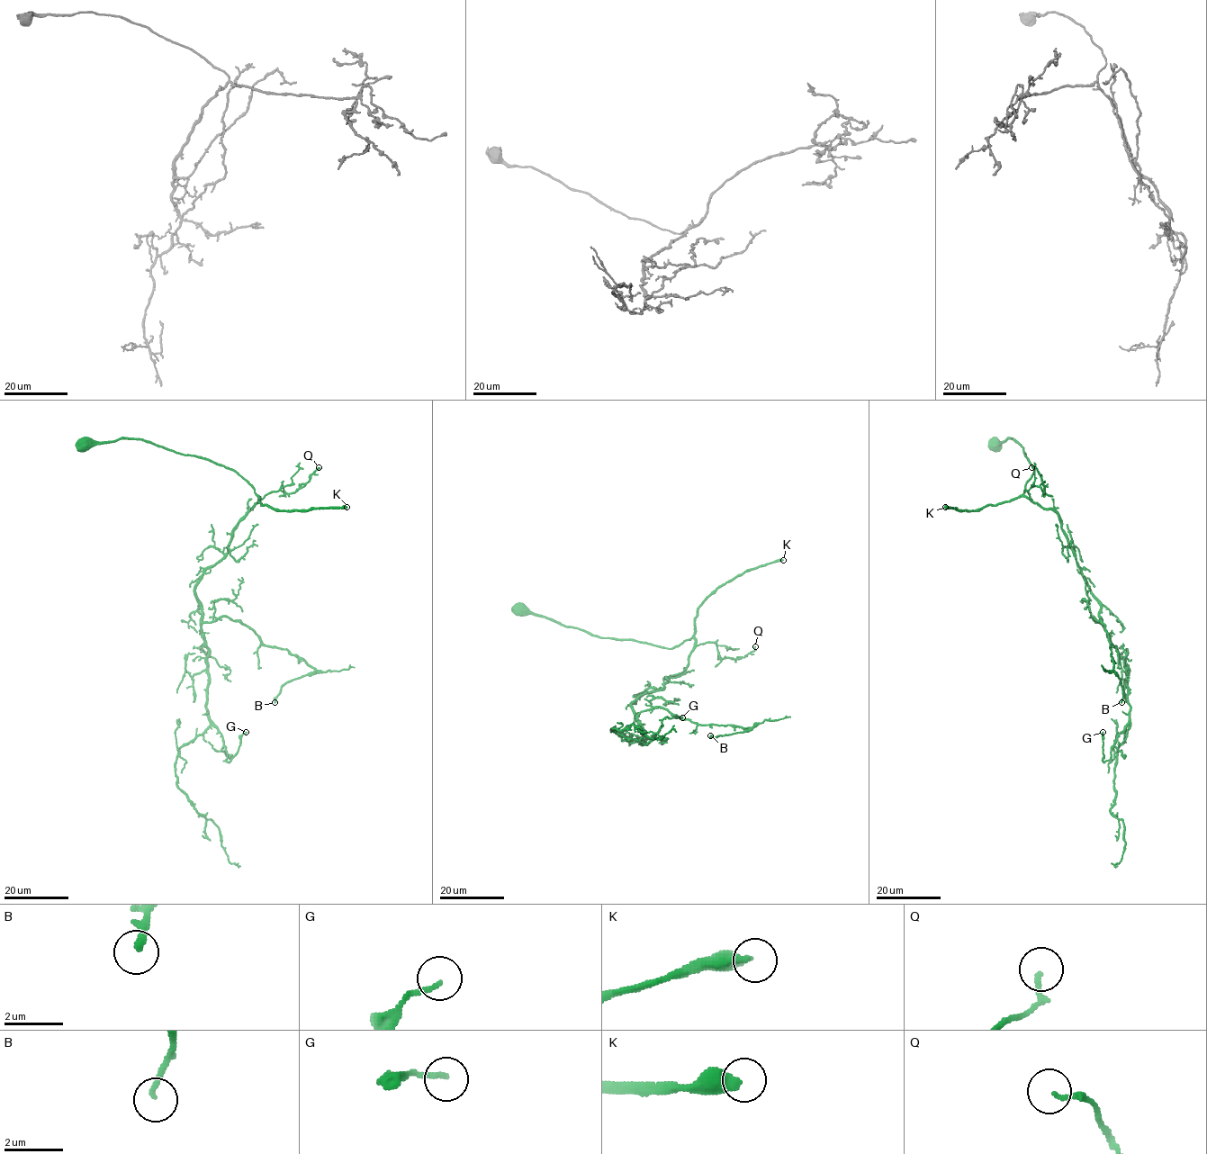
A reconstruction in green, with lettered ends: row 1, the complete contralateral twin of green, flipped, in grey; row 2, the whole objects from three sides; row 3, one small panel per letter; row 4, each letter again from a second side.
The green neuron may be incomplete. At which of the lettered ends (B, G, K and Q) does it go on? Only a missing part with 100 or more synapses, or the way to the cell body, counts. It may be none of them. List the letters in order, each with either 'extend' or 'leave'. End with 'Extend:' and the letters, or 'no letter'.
B: leave
G: leave
K: extend
Q: leave
Extend: K

